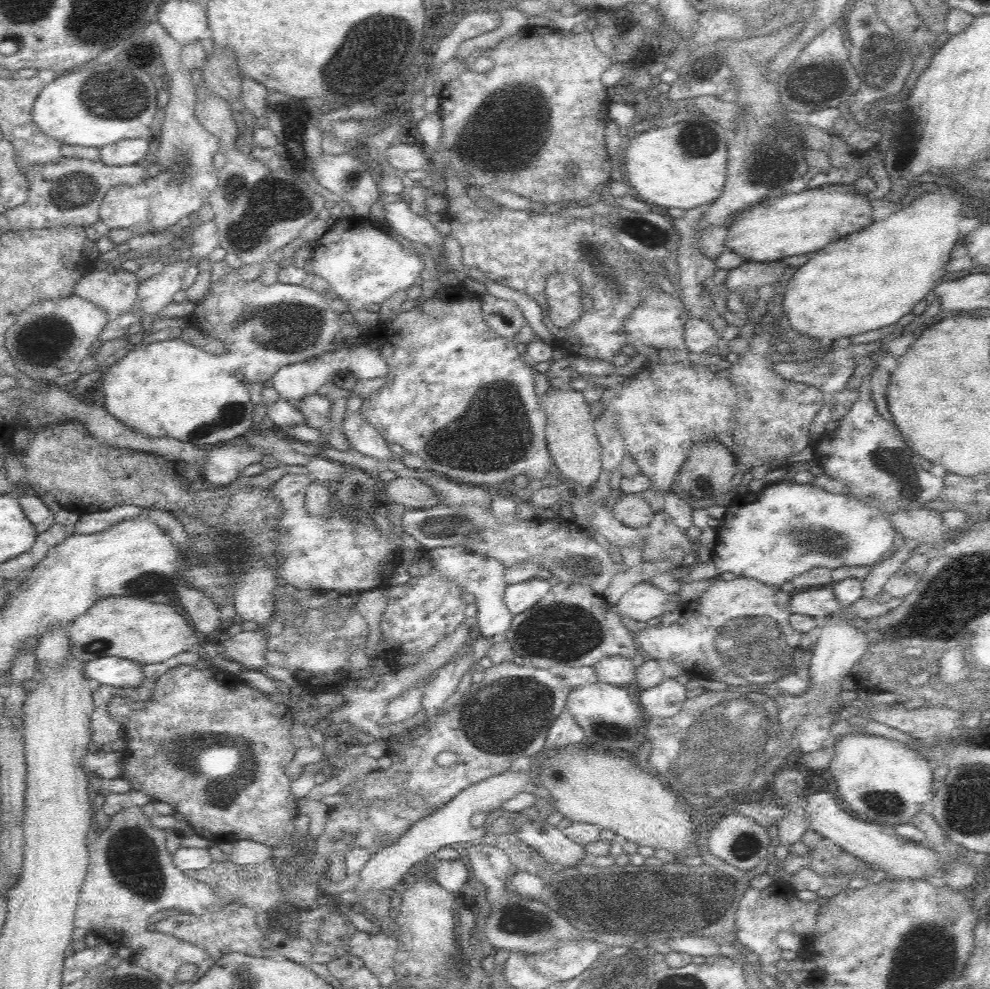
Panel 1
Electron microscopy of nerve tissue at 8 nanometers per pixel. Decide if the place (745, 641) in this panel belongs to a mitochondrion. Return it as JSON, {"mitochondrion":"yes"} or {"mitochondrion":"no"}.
{"mitochondrion":"yes"}

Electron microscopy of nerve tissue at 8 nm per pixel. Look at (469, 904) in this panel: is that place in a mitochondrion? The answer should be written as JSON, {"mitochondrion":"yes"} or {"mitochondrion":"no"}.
{"mitochondrion":"no"}

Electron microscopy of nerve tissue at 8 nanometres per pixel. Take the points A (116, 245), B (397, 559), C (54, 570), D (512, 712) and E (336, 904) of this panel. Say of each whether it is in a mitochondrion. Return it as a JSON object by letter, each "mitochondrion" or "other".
{"A":"other","B":"other","C":"other","D":"mitochondrion","E":"other"}

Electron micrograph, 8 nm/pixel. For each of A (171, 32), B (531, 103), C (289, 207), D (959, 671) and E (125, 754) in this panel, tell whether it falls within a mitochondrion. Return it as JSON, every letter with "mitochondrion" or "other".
{"A":"other","B":"mitochondrion","C":"mitochondrion","D":"other","E":"other"}

